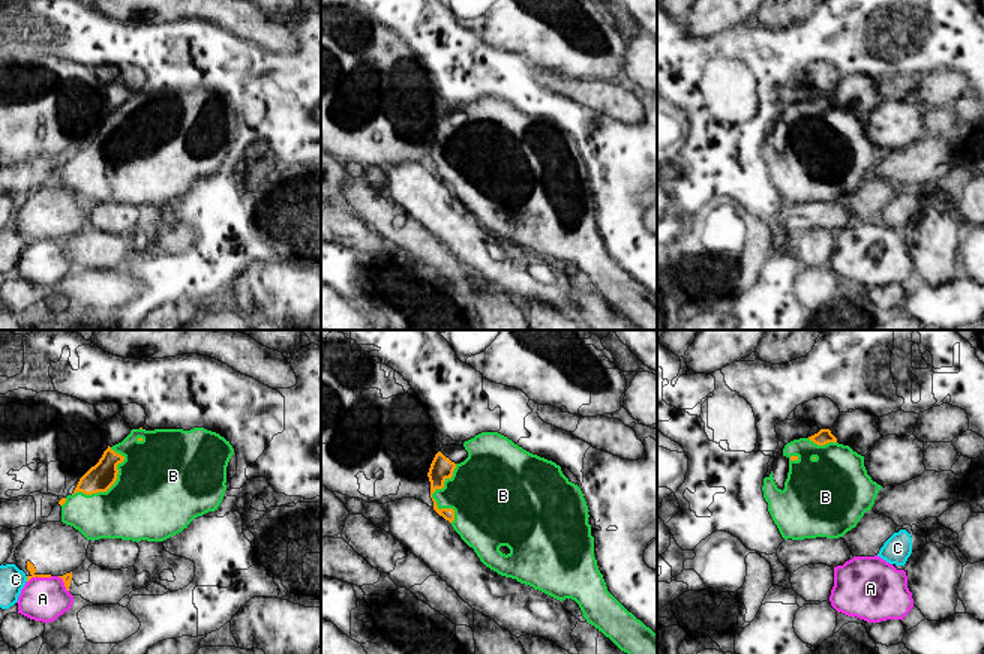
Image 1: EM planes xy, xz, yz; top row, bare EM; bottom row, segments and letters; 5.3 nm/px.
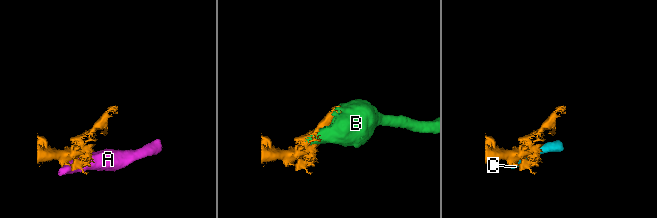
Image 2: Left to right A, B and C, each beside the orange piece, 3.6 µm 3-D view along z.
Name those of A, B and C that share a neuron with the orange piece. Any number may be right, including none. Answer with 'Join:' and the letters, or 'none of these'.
Join: none of these

